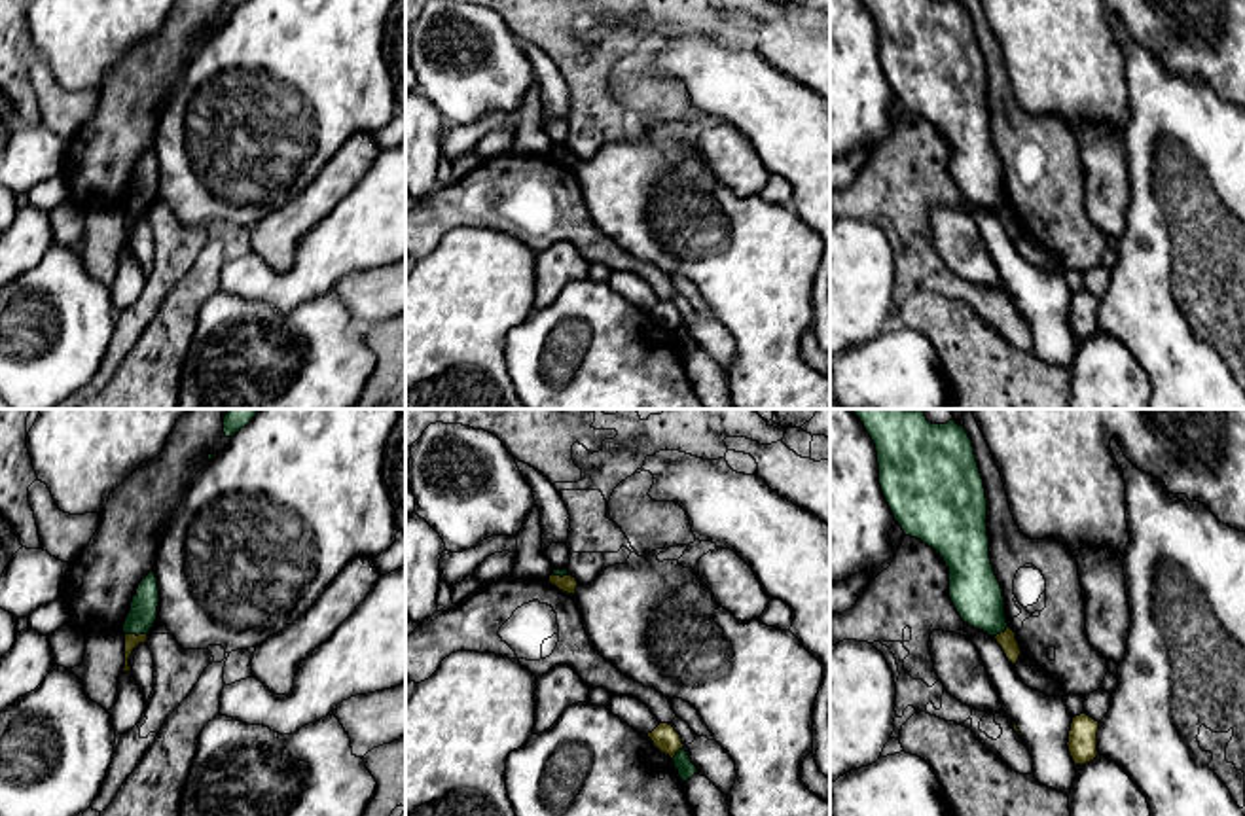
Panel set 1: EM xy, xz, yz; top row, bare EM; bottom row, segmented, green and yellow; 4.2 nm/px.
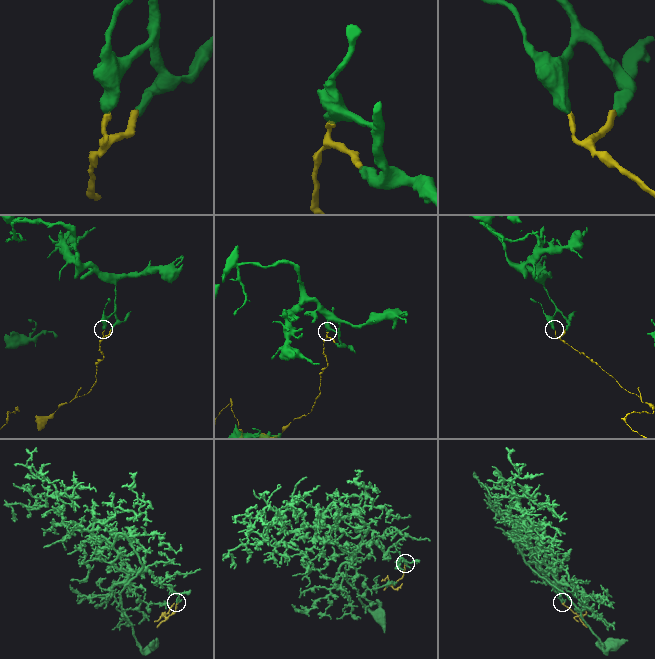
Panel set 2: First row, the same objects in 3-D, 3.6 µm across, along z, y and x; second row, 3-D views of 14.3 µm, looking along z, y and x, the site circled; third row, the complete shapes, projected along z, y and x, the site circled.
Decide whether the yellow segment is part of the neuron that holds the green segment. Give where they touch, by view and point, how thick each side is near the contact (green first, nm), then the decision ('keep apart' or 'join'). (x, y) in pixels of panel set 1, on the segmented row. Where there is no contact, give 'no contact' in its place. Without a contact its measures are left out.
xy (137, 635) | 120/60 nm | keep apart

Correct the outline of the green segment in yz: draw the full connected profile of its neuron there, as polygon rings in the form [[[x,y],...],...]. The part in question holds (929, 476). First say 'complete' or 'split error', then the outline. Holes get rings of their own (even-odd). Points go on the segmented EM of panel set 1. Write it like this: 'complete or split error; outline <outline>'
complete; outline [[[851,409],[870,434],[883,496],[906,536],[932,547],[949,568],[949,598],[965,623],[997,636],[1006,630],[1004,596],[989,559],[987,498],[972,439],[953,418],[932,424],[925,409]]]

